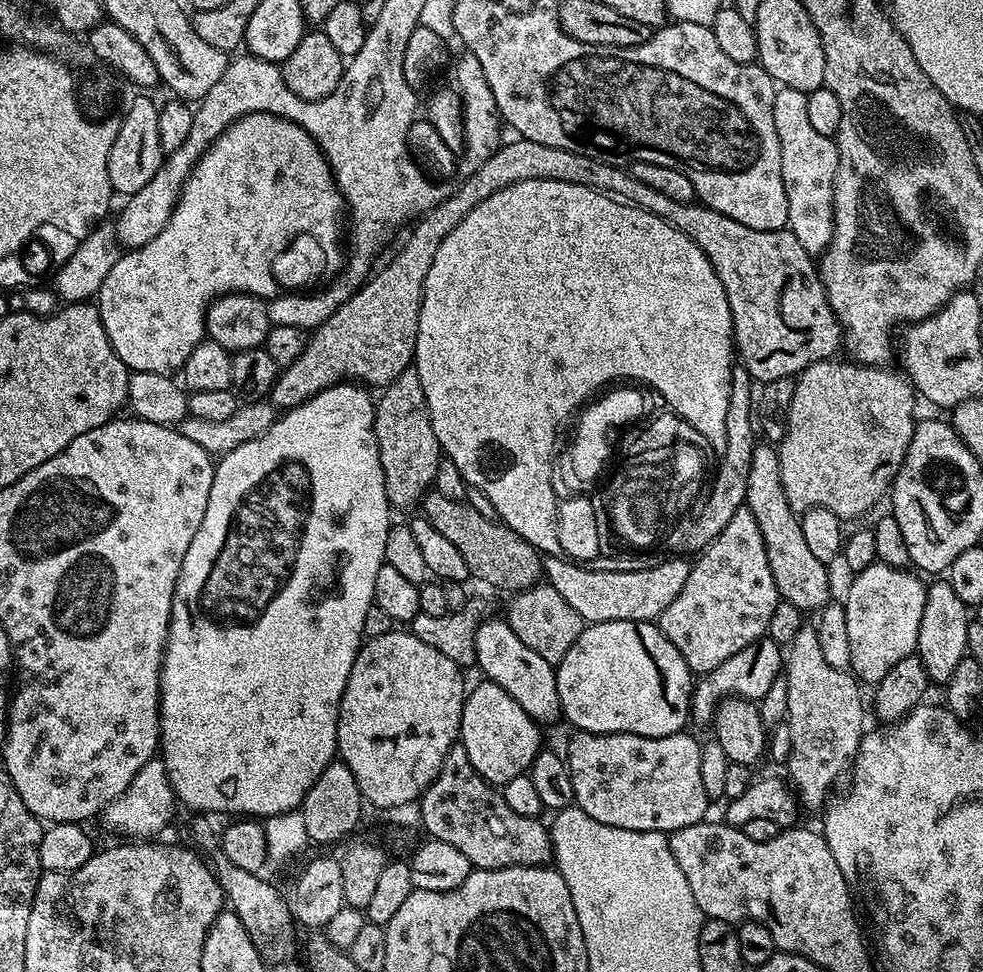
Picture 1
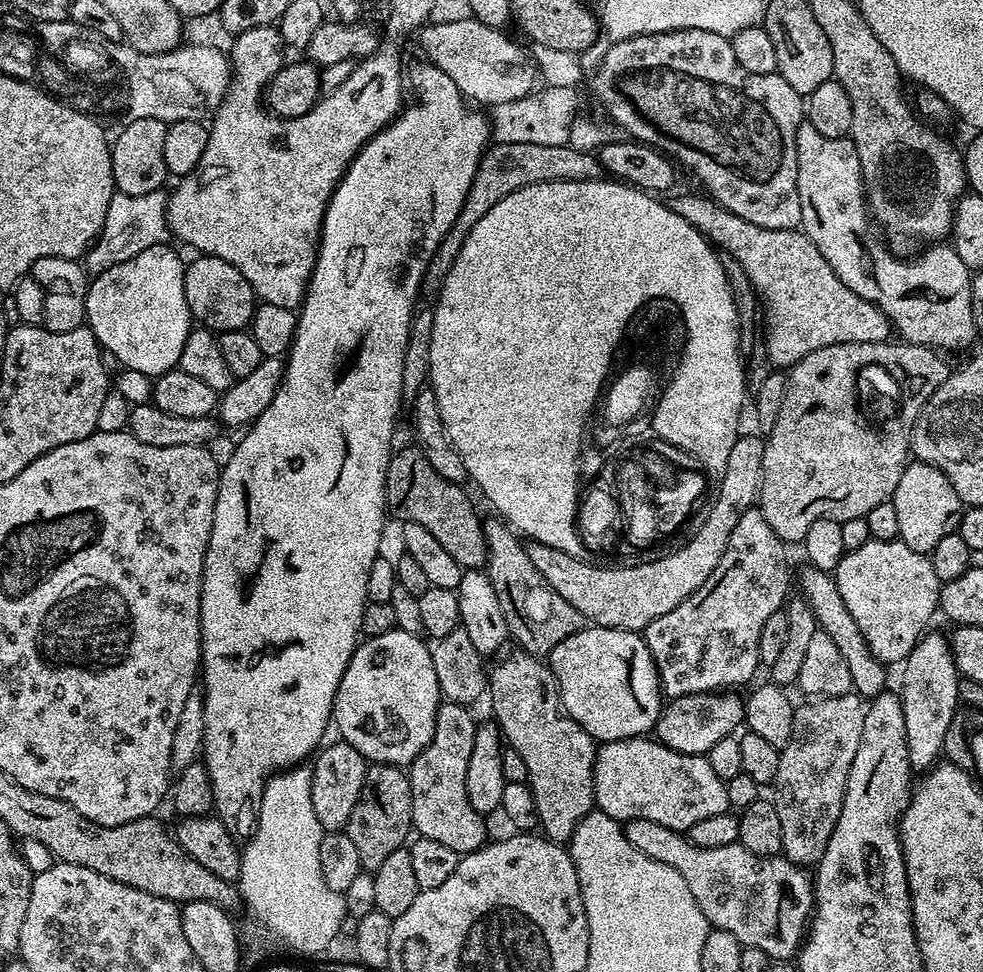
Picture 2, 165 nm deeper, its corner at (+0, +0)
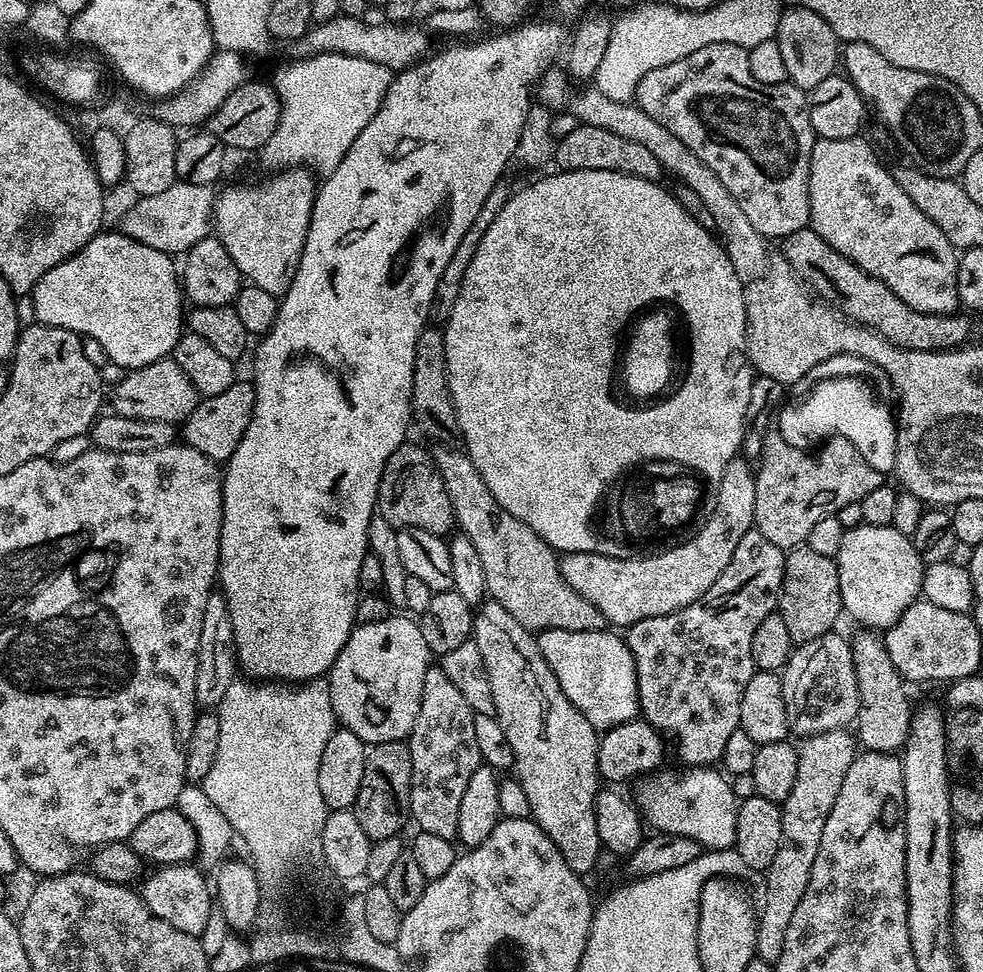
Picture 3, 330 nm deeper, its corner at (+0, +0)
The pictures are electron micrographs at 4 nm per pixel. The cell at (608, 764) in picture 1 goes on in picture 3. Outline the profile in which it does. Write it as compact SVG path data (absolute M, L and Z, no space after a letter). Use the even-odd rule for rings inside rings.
M688 766L680 770L684 772L657 770L651 774L645 774L639 777L634 784L636 787L635 807L649 825L653 824L653 829L656 832L669 832L686 838L694 838L704 850L731 848L736 843L738 801L732 789L731 779L723 771L717 770L715 772L716 770L712 766Z

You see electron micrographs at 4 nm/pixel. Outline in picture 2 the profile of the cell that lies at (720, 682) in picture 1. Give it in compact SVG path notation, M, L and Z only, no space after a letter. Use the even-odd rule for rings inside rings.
M732 690L718 692L703 692L702 694L686 694L677 700L668 700L663 705L660 717L654 729L655 739L665 744L670 750L678 750L687 756L703 756L708 753L710 746L722 738L733 735L736 727L744 724L744 700L736 697Z

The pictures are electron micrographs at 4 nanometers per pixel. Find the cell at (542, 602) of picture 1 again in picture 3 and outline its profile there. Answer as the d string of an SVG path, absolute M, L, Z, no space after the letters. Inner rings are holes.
M448 446L435 449L436 469L442 478L442 486L446 486L446 494L450 494L452 509L456 515L455 527L463 536L470 538L470 542L478 549L478 559L482 562L482 570L486 573L487 595L502 606L506 606L506 610L510 610L510 614L514 614L514 618L518 618L518 622L522 622L522 626L526 626L533 634L546 630L605 631L606 621L602 610L598 610L598 606L590 606L590 602L586 602L586 598L582 598L578 590L570 590L566 578L562 578L560 556L556 549L551 548L538 534L534 534L534 530L530 530L526 522L518 522L518 518L514 518L510 510L502 510L502 506L498 506L498 498L490 494L490 486L482 482L482 474L478 474L474 462L467 454L444 447Z

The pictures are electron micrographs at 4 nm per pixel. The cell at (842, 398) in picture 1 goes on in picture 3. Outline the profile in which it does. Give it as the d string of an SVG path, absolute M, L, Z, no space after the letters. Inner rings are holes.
M776 430L764 434L764 449L754 475L755 531L785 550L801 547L818 518L834 516L842 506L859 504L870 490L878 490L882 482L880 472L862 458L850 441L832 438L809 454L787 445Z

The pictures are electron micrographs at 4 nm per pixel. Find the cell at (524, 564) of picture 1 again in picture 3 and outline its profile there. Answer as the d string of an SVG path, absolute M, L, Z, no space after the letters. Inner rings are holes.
M411 442L399 444L394 454L386 458L386 466L378 482L376 506L379 516L386 518L386 522L398 530L417 528L435 536L447 537L456 522L450 494L446 494L446 486L442 486L433 453Z

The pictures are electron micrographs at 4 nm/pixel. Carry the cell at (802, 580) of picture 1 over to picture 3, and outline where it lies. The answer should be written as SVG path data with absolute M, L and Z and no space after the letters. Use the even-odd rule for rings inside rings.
M856 630L850 636L854 674L858 678L858 702L860 709L854 721L854 732L861 749L869 752L899 753L908 733L912 731L913 709L908 708L906 681L890 662L883 639L872 630Z

